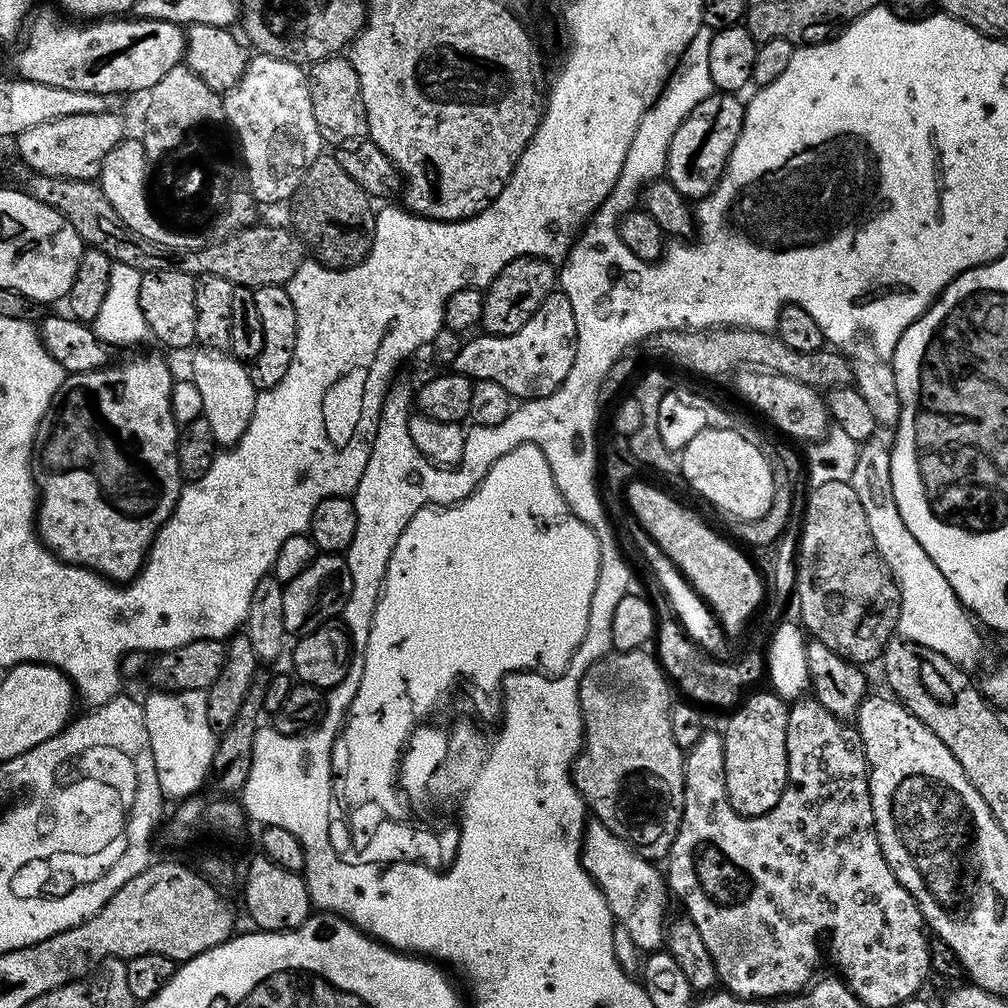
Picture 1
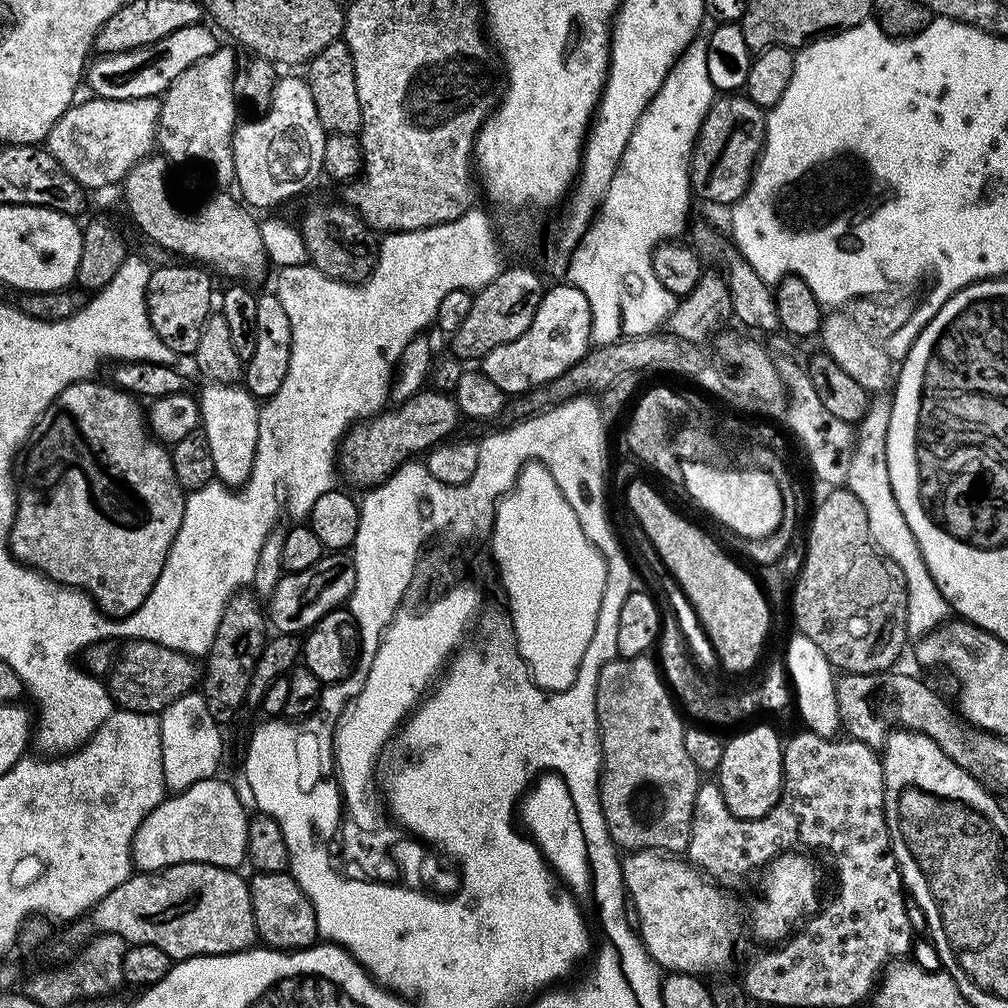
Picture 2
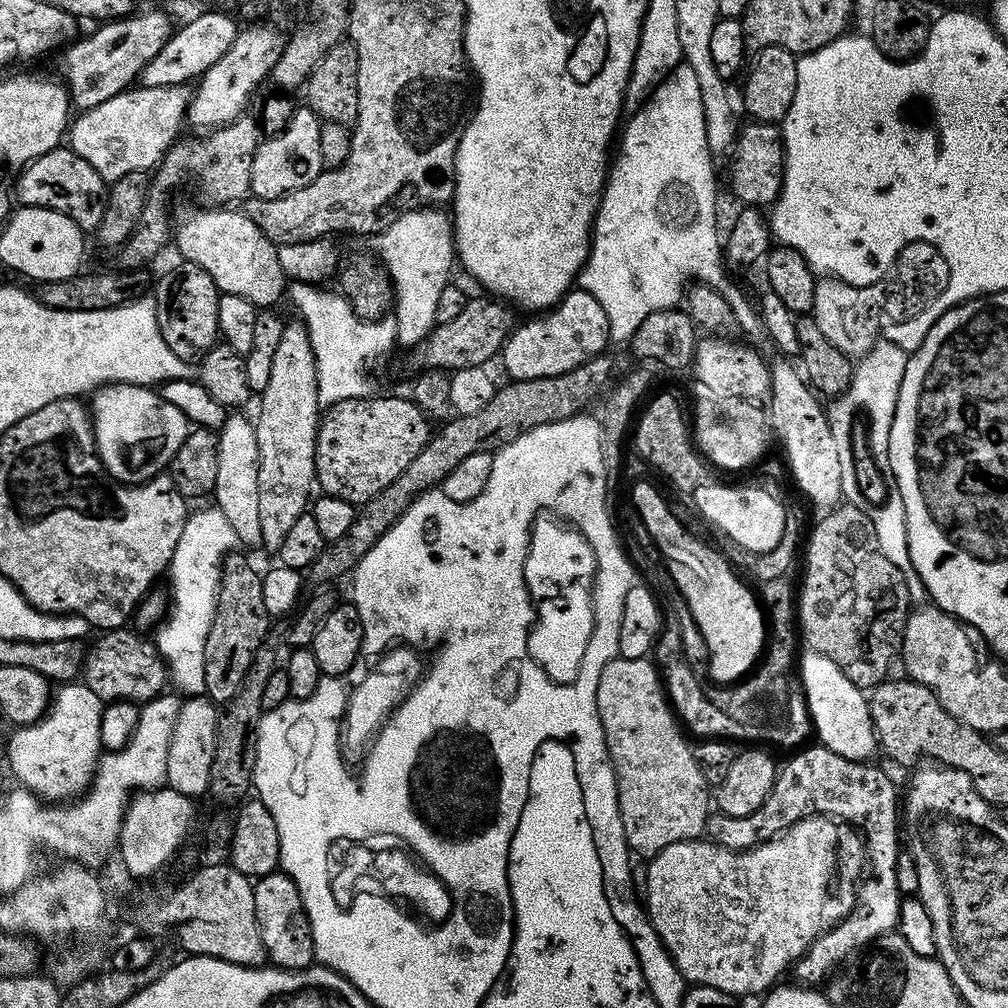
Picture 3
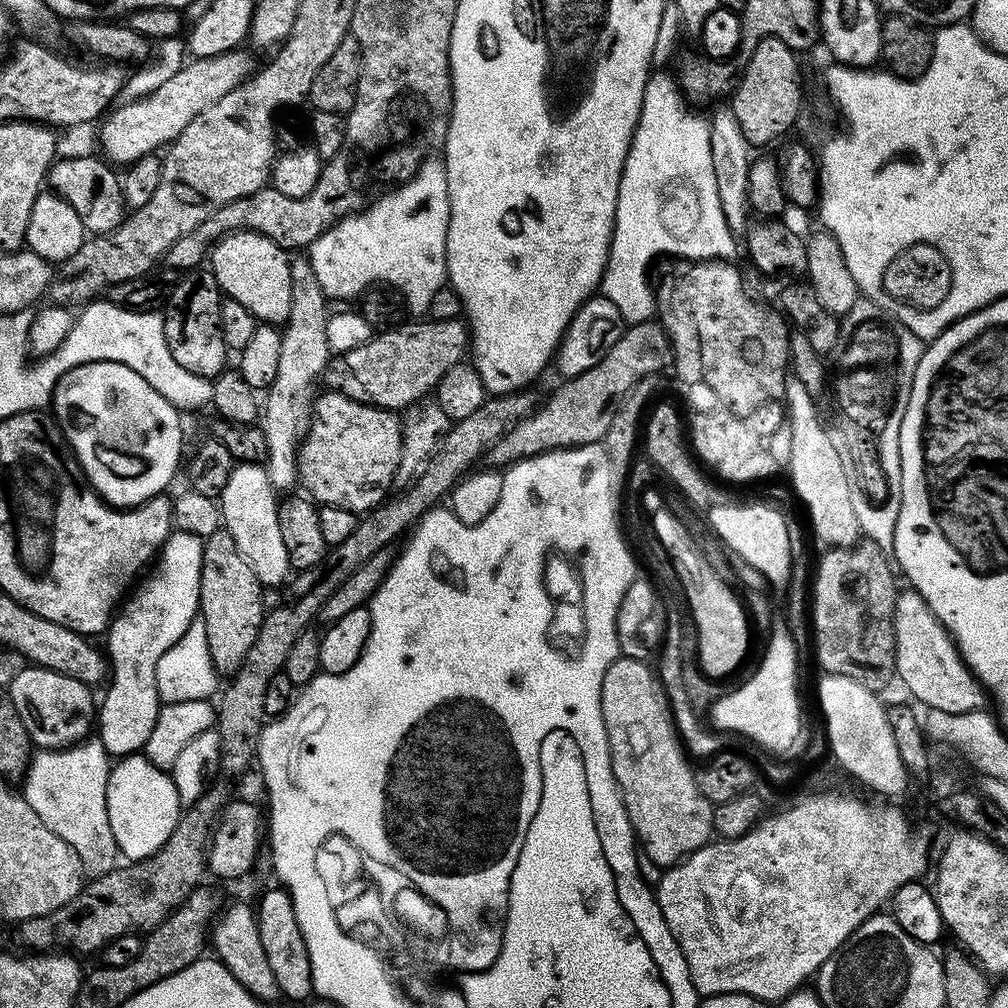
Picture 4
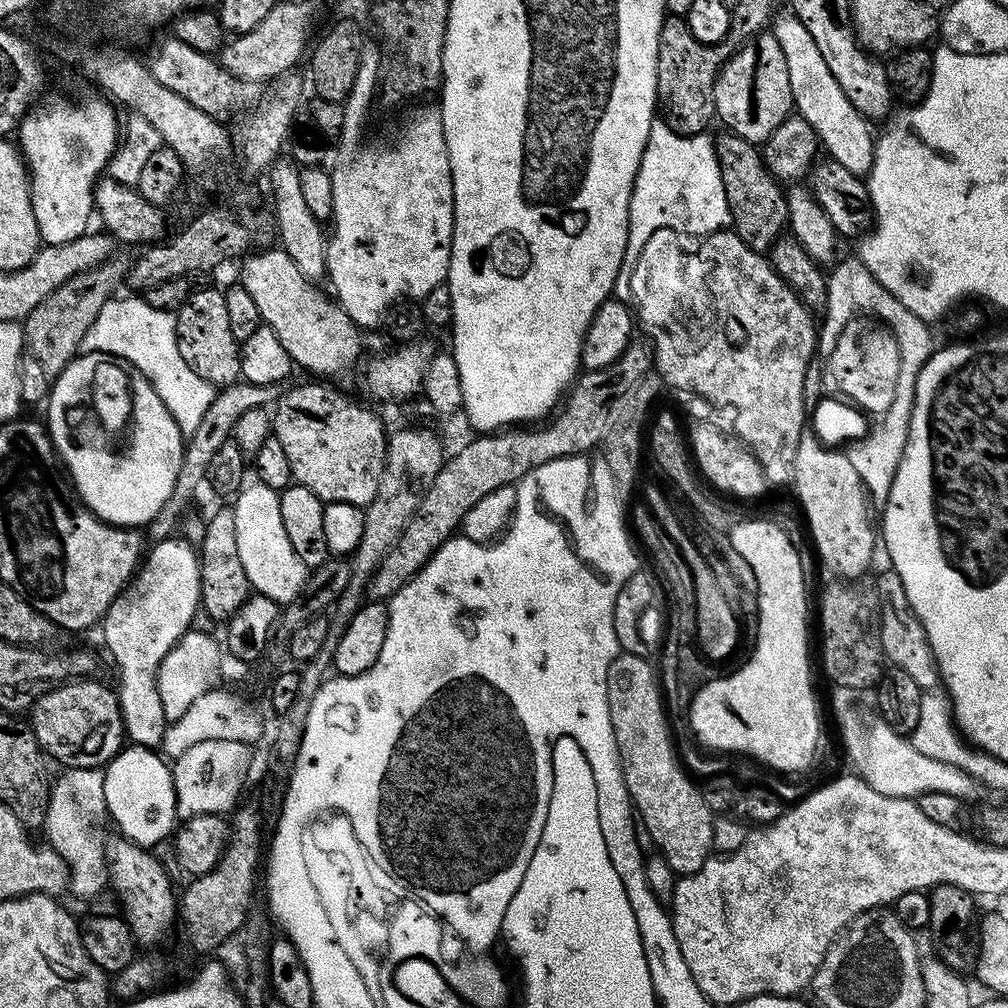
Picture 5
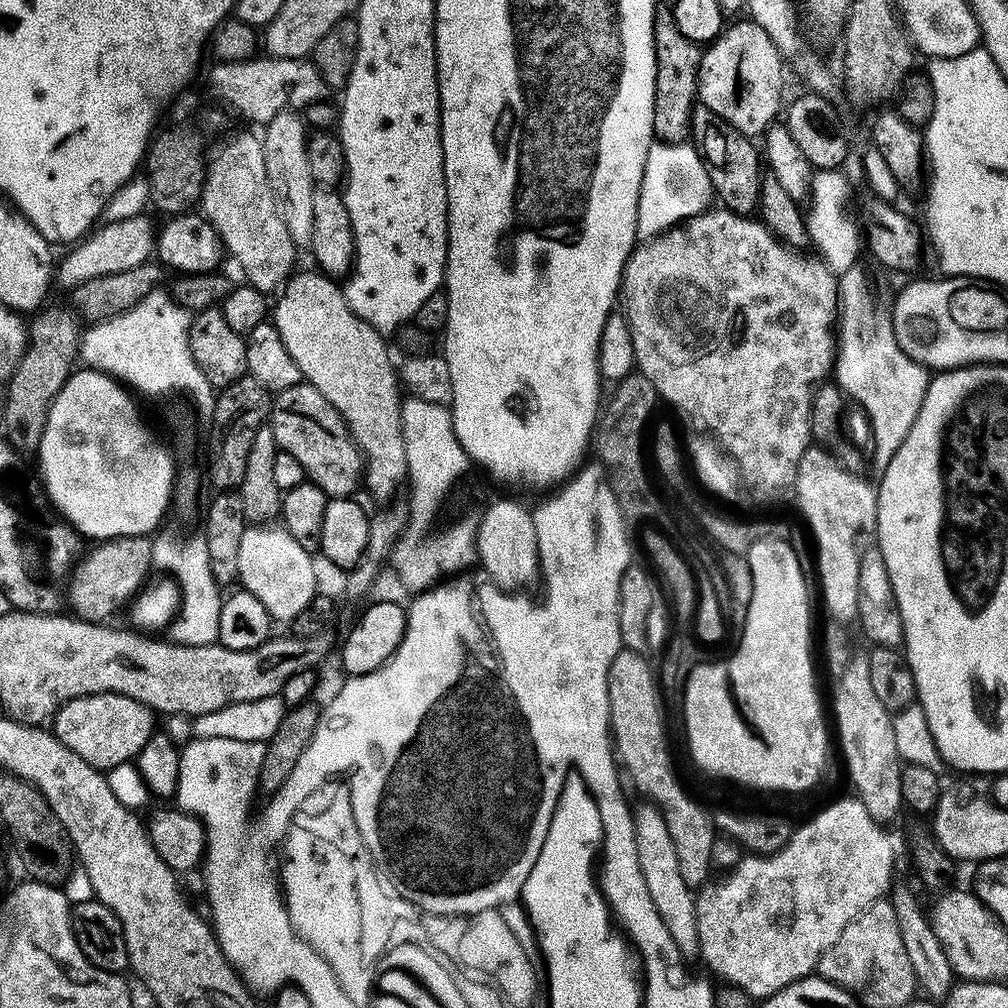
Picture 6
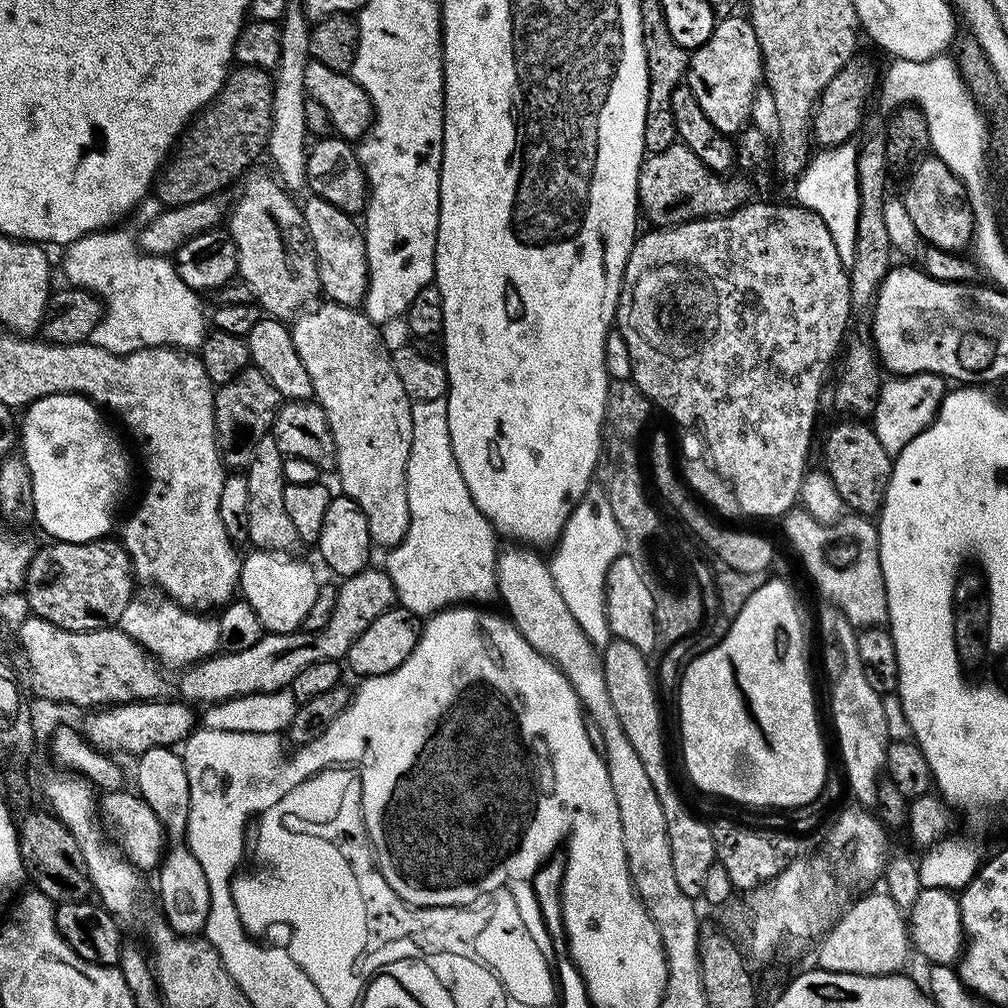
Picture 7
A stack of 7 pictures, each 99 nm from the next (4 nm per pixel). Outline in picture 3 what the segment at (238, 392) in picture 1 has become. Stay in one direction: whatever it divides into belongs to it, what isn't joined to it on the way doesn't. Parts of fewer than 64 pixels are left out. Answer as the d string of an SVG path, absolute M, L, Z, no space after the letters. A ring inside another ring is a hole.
M232 414L225 419L223 428L219 429L220 453L218 454L218 478L214 493L215 507L234 526L237 541L259 545L260 528L258 514L258 470L259 452L255 438L255 427L244 414Z

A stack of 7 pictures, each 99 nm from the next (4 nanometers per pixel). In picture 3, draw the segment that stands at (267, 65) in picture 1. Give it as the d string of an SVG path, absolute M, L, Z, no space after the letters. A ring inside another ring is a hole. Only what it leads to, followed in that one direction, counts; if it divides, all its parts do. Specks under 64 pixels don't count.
M307 106L297 107L290 122L277 136L261 139L256 147L250 170L250 192L253 196L280 196L290 190L298 190L322 171L322 154L318 154L318 130L321 119Z

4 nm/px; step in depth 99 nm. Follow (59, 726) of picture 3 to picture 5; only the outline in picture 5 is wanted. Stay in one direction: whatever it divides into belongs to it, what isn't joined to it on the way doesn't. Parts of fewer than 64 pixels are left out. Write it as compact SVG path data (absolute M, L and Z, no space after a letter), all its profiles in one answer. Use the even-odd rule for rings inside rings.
M70 768L61 771L61 776L57 778L56 784L51 785L51 796L49 798L48 813L42 827L43 834L48 835L47 847L52 848L66 862L68 867L68 888L76 896L88 900L91 896L99 894L106 888L108 877L108 858L106 855L105 837L100 837L100 832L96 829L94 814L101 809L105 809L103 786L105 784L105 773L98 768Z

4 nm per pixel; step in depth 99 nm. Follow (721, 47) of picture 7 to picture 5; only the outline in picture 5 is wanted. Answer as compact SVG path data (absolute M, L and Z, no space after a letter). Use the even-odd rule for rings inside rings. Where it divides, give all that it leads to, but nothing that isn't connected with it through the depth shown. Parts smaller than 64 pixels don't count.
M761 31L759 36L749 40L722 65L713 88L713 101L716 103L715 115L719 122L721 120L724 123L723 127L754 145L767 142L774 130L782 125L783 120L793 115L790 70L786 70L786 54L782 54L782 46L778 46L778 38L771 31Z

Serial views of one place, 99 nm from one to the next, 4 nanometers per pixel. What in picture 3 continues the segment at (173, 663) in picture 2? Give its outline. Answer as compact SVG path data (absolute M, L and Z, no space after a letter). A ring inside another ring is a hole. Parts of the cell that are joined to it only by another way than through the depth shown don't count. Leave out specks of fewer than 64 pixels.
M127 627L105 631L101 635L104 637L85 651L82 657L82 682L105 702L127 700L143 706L169 687L170 673L160 649L152 640L143 640L139 631L128 631Z

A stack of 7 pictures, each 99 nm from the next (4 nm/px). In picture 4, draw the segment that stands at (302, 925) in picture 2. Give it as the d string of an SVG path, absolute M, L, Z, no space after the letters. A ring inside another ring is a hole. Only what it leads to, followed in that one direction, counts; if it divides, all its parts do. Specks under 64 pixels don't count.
M283 886L272 888L260 900L259 906L255 909L258 932L261 934L262 947L266 950L267 961L270 962L271 973L280 987L281 997L289 996L292 1000L304 1000L312 992L312 964L314 957L307 953L306 942L303 941L302 931L299 930L298 919L295 917L294 902L291 895Z

